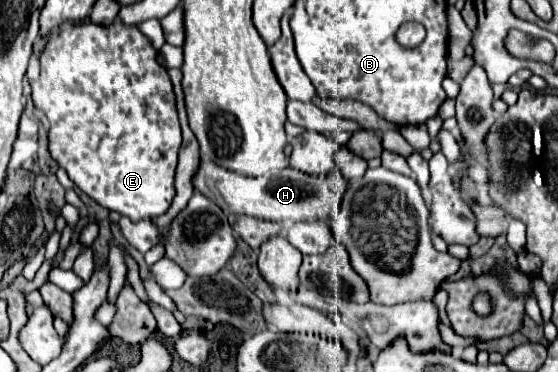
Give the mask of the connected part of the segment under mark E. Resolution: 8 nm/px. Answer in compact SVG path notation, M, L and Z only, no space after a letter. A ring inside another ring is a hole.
M117 20L107 28L85 22L61 30L49 38L41 54L41 76L31 88L35 106L45 112L51 126L51 156L87 196L135 222L159 216L171 206L175 196L173 174L181 146L175 94L167 70L157 64L157 52L137 26L123 26Z

